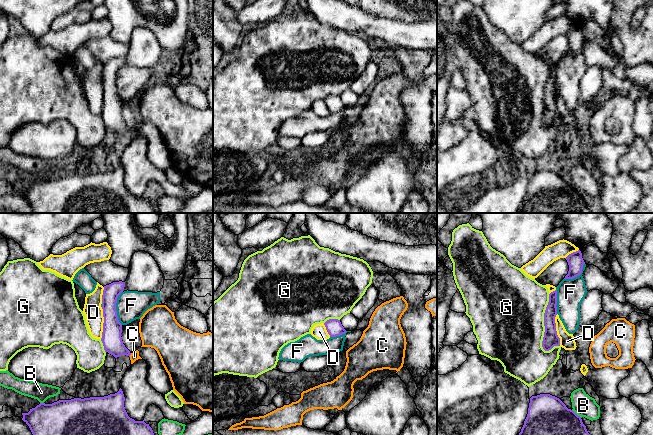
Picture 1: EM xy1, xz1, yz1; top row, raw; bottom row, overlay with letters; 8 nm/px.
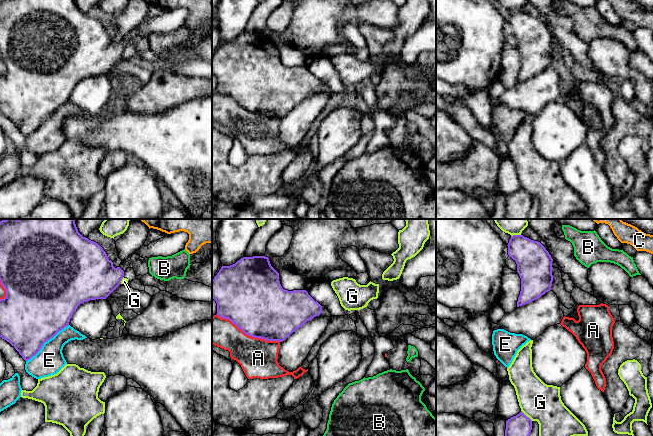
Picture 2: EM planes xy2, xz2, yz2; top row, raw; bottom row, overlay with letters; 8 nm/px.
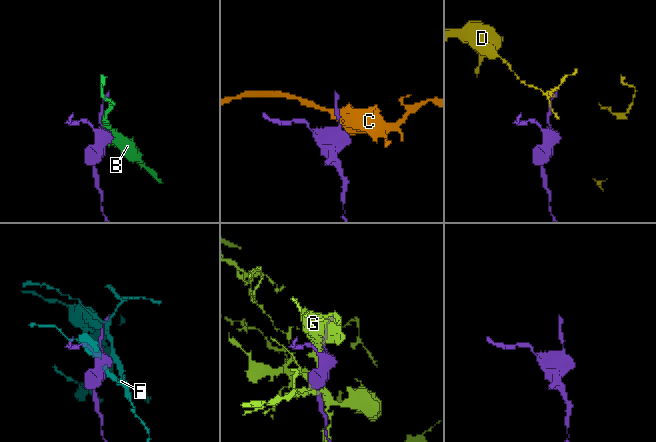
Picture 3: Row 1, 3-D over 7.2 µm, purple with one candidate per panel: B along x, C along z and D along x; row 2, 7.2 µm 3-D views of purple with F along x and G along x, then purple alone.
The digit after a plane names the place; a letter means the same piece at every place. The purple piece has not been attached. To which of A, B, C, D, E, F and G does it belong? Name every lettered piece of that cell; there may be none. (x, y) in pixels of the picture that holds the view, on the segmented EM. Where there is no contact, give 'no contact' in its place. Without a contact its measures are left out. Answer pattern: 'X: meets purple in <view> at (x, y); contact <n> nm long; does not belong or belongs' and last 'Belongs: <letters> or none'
A: meets purple in xz2 at (248, 335); contact 550 nm long; does not belong
B: meets purple in yz1 at (576, 414); contact 100 nm long; does not belong
C: meets purple in xy1 at (130, 354); contact 40 nm long; does not belong
D: meets purple in xy1 at (103, 323); contact 260 nm long; does not belong
E: meets purple in xy2 at (46, 341); contact 460 nm long; does not belong
F: meets purple in xy1 at (115, 308); contact 280 nm long; does not belong
G: meets purple in yz1 at (544, 323); contact 460 nm long; does not belong
Belongs: none

